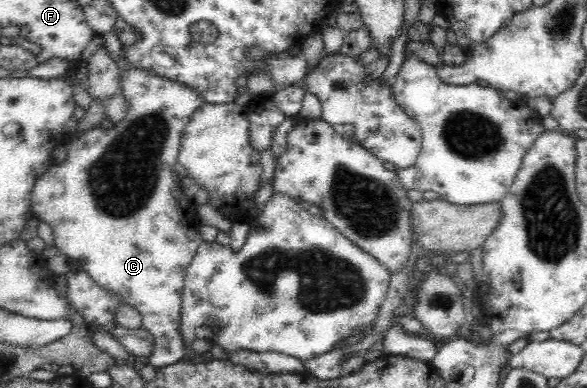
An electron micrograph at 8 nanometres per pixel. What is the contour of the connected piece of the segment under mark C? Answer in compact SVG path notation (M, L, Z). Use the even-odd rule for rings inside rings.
M114 31L103 36L105 49L119 69L121 94L128 104L126 118L114 128L92 130L84 136L70 138L66 160L52 165L34 182L31 192L31 211L34 217L49 224L55 246L65 254L73 269L87 272L102 288L119 294L125 304L135 308L143 318L143 328L153 334L154 352L145 359L156 369L178 362L186 348L180 335L180 306L185 272L203 242L186 242L186 230L196 220L197 206L174 181L173 168L177 163L182 134L191 116L206 104L198 91L186 84L172 81L146 69L132 67L123 57L122 44Z

